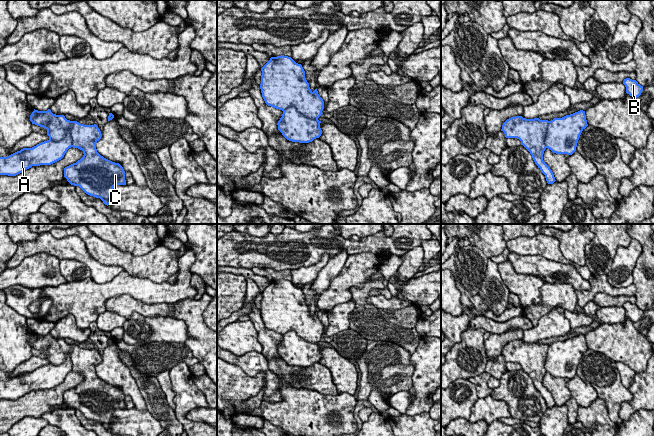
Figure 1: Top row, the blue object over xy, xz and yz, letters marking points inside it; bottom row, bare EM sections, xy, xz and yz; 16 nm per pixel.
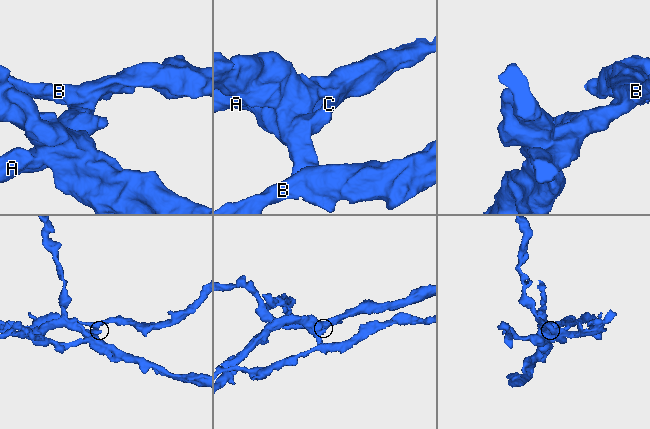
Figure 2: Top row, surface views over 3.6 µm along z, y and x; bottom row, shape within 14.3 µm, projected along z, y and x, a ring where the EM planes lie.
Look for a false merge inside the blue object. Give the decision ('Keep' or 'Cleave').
Cleave

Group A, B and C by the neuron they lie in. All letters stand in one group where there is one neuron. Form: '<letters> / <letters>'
A B / C

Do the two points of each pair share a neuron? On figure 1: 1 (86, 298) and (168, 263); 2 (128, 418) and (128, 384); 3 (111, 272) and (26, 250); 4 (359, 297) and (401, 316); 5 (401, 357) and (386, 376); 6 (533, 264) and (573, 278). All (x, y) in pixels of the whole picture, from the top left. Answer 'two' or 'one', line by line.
1: two
2: two
3: one
4: one
5: one
6: one

